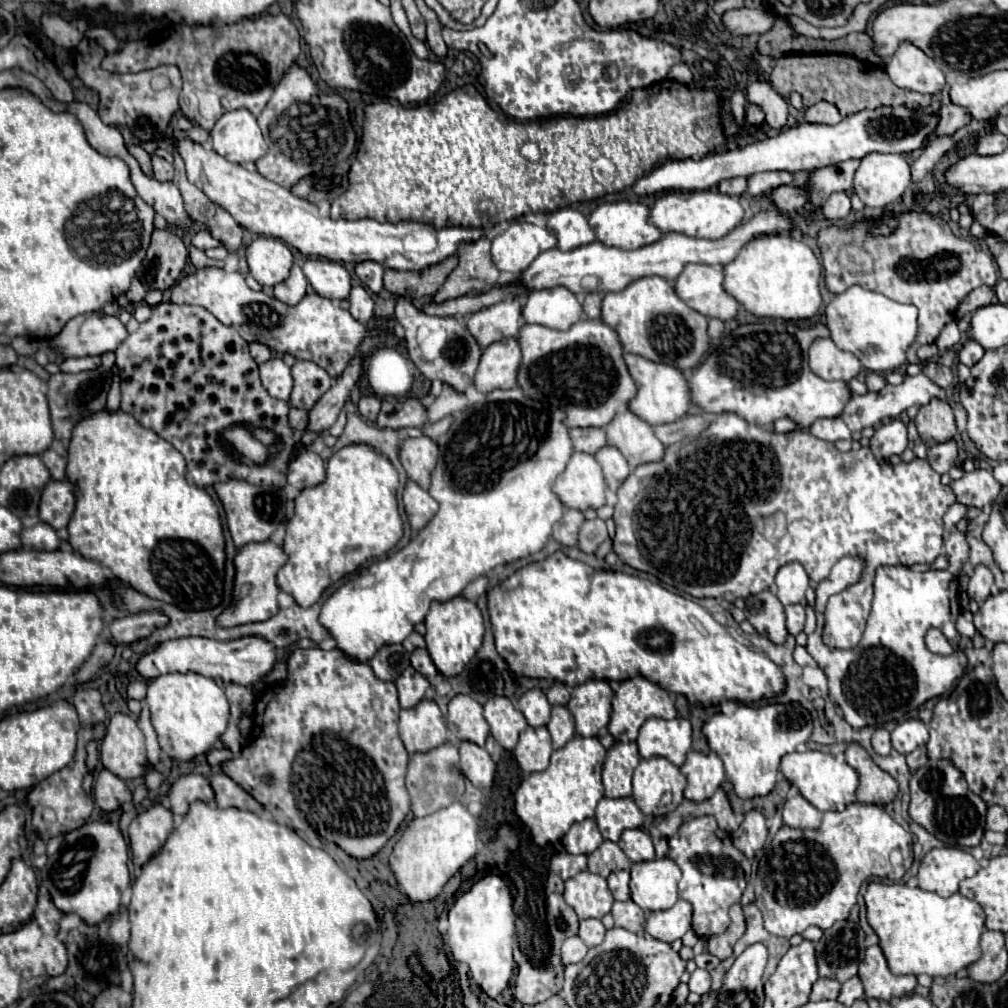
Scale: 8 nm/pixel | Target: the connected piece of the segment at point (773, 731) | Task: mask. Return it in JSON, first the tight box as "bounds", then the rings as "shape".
{"bounds":[702,704,812,798],"shape":[[[768,704],[768,706],[740,706],[732,716],[716,714],[702,726],[704,736],[708,738],[708,746],[712,752],[716,752],[722,762],[728,780],[734,784],[734,792],[740,798],[754,798],[754,796],[766,796],[778,780],[778,764],[784,754],[790,754],[796,750],[798,744],[804,744],[812,734],[812,716],[806,708],[800,704]]]}

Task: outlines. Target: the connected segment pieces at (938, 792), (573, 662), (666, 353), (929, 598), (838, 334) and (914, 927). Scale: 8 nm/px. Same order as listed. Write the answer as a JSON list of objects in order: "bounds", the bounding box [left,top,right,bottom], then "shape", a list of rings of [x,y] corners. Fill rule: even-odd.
[{"bounds":[910,760,986,846],"shape":[[[928,760],[910,780],[910,818],[926,828],[946,846],[978,846],[984,836],[986,802],[968,790],[968,784],[958,768],[948,760]]]},{"bounds":[488,552,786,706],"shape":[[[554,552],[552,556],[548,556],[544,562],[534,562],[528,564],[526,568],[520,568],[518,572],[514,572],[508,580],[504,580],[502,584],[498,584],[496,588],[492,588],[488,592],[488,610],[490,610],[490,622],[494,628],[494,638],[496,638],[496,648],[498,654],[508,662],[510,670],[518,676],[528,676],[528,678],[548,678],[548,680],[558,680],[570,688],[590,680],[590,678],[598,678],[598,680],[628,680],[634,676],[646,676],[646,680],[654,680],[654,684],[662,684],[662,688],[666,688],[666,692],[674,692],[674,694],[682,694],[688,698],[688,702],[692,706],[710,706],[710,704],[720,704],[722,700],[738,700],[744,704],[750,702],[758,702],[762,698],[772,698],[772,696],[780,696],[786,690],[786,678],[782,674],[782,670],[768,658],[762,656],[756,650],[746,648],[744,644],[736,642],[724,626],[720,626],[712,614],[702,608],[700,604],[686,600],[678,594],[668,592],[666,588],[662,588],[660,584],[654,584],[650,580],[632,576],[632,574],[624,574],[624,572],[610,572],[610,570],[594,569],[584,562],[572,560],[568,556],[564,556],[564,552]]]},{"bounds":[600,276,708,372],"shape":[[[644,276],[630,282],[620,292],[608,292],[602,300],[600,318],[618,332],[626,352],[644,356],[652,362],[670,364],[682,372],[696,368],[708,350],[708,318],[682,302],[670,282],[660,276]]]},{"bounds":[806,566,966,728],"shape":[[[880,566],[874,576],[874,600],[864,638],[854,650],[836,650],[828,648],[818,630],[814,630],[808,636],[806,650],[808,654],[818,662],[822,672],[828,678],[828,688],[830,688],[830,698],[842,708],[844,720],[854,728],[866,728],[866,726],[880,726],[890,720],[902,720],[908,712],[920,708],[926,700],[942,696],[948,692],[956,680],[962,678],[964,668],[966,668],[966,656],[964,652],[954,644],[954,654],[952,656],[940,656],[932,654],[926,644],[924,636],[928,628],[940,628],[948,642],[958,642],[958,632],[954,620],[960,614],[960,606],[956,604],[956,594],[958,594],[958,578],[952,576],[948,570],[928,570],[928,572],[912,572],[906,566]]]},{"bounds":[826,286,918,372],"shape":[[[850,286],[846,292],[834,296],[826,306],[826,326],[834,344],[852,352],[862,360],[862,366],[872,372],[892,372],[906,362],[906,348],[916,338],[918,310],[912,304],[900,304],[880,292],[862,286]]]},{"bounds":[864,882,986,978],"shape":[[[870,882],[864,900],[868,924],[880,938],[880,948],[892,974],[928,974],[932,978],[946,978],[980,958],[978,942],[986,916],[978,902],[958,892],[942,898],[934,892],[924,892],[906,884],[888,886],[882,882]]]}]

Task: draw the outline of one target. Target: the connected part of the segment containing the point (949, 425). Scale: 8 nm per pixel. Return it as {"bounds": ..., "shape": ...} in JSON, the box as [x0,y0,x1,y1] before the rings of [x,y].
{"bounds":[914,400,956,448],"shape":[[[930,400],[930,404],[920,406],[918,416],[914,420],[918,434],[922,438],[922,442],[930,448],[934,444],[952,440],[952,436],[956,434],[956,420],[954,420],[954,412],[948,406],[948,402],[944,400]]]}

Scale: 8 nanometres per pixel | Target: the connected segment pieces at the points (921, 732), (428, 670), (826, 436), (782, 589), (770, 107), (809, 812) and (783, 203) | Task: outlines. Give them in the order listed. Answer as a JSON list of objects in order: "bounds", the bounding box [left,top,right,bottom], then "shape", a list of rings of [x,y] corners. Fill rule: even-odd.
[{"bounds":[892,718,928,754],"shape":[[[912,718],[904,720],[892,732],[892,746],[900,754],[908,754],[918,746],[924,746],[926,742],[928,742],[928,728],[922,720],[912,720]]]},{"bounds":[410,648,438,678],"shape":[[[416,648],[416,650],[410,654],[410,662],[412,662],[414,670],[420,672],[422,676],[426,676],[426,678],[438,674],[438,670],[436,670],[434,662],[430,660],[430,654],[428,654],[426,648]]]},{"bounds":[810,418,852,442],"shape":[[[830,418],[830,420],[816,420],[810,426],[810,432],[822,440],[836,442],[836,440],[852,440],[852,432],[840,418]]]},{"bounds":[776,562,808,606],"shape":[[[798,562],[784,564],[776,574],[776,596],[778,600],[788,606],[804,600],[804,592],[808,588],[808,574]]]},{"bounds":[748,82,788,130],"shape":[[[752,82],[748,86],[748,100],[762,106],[766,114],[766,124],[780,130],[788,118],[786,100],[770,86],[770,82]]]},{"bounds":[784,794,822,828],"shape":[[[802,794],[788,796],[784,802],[784,824],[790,828],[818,828],[822,812],[814,808]]]},{"bounds":[770,186,808,212],"shape":[[[782,186],[770,192],[770,200],[778,210],[792,212],[802,208],[808,202],[808,192],[806,188],[798,188],[798,186]]]}]

